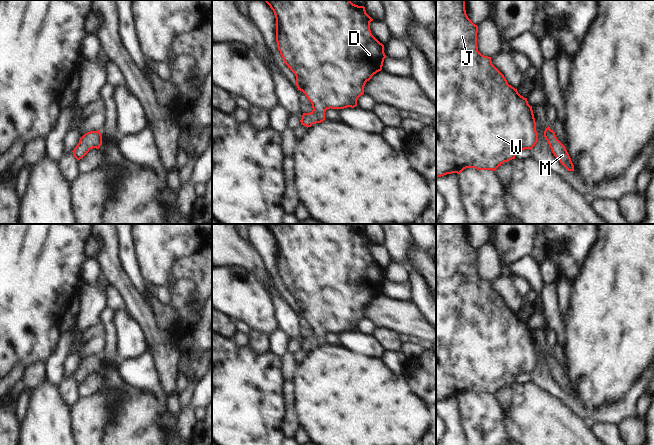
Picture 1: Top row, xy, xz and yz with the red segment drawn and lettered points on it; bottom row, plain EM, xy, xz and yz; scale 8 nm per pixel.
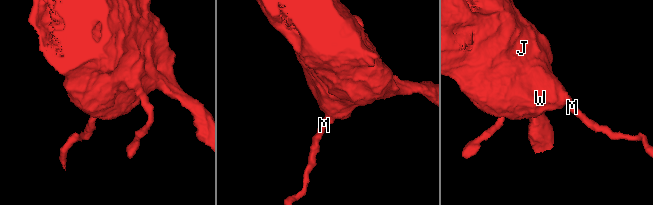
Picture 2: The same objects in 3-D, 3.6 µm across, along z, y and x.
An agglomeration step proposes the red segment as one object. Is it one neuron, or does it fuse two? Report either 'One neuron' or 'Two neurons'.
One neuron.

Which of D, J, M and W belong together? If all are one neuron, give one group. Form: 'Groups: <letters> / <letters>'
Groups: D J M W.

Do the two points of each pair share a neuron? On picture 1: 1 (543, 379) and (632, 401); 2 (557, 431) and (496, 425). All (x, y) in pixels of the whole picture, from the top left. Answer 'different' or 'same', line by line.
1: same
2: different

